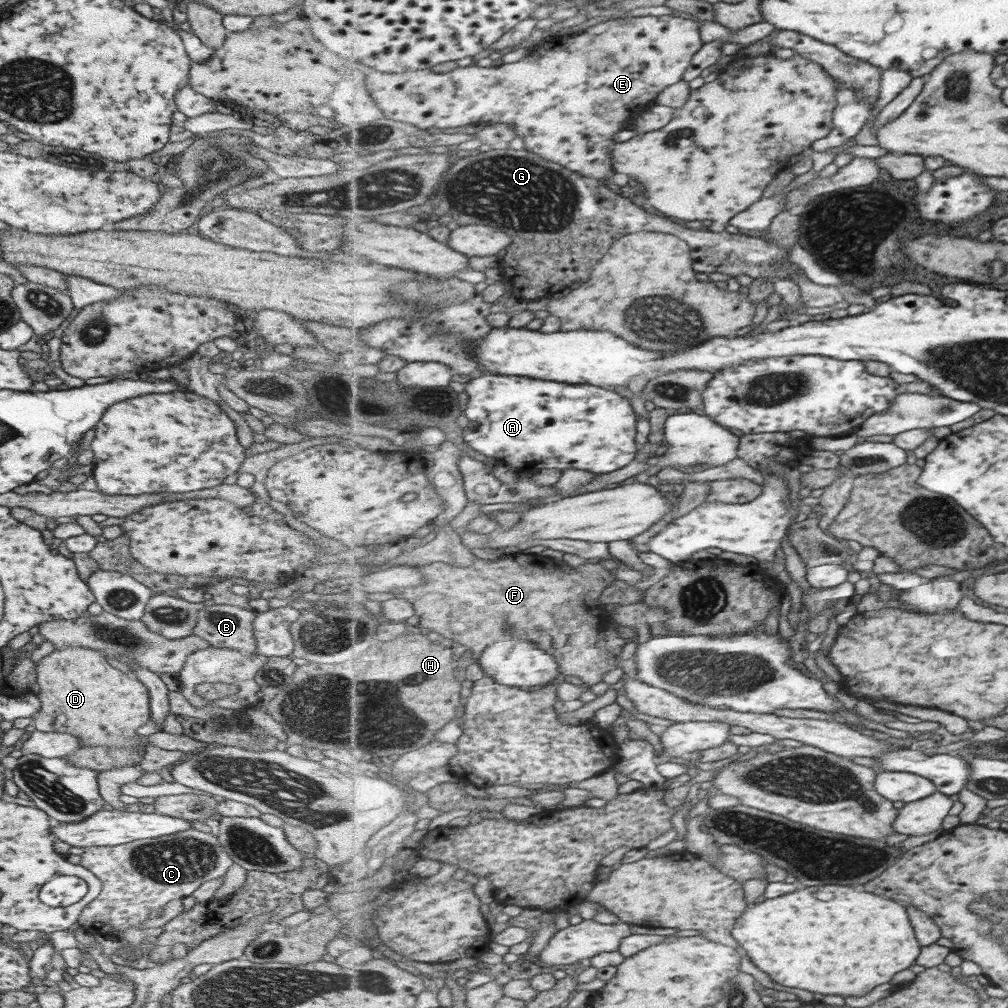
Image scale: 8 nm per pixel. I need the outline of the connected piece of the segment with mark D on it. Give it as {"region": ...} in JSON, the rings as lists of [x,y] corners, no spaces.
{"region":[[[66,646],[39,659],[35,666],[39,711],[31,719],[35,731],[71,734],[79,738],[79,748],[142,746],[135,730],[149,719],[148,690],[130,674],[111,667],[106,657],[98,650]]]}

